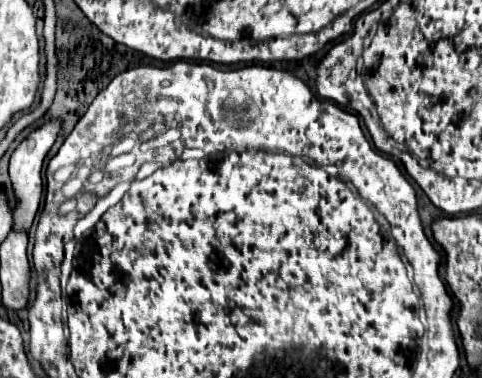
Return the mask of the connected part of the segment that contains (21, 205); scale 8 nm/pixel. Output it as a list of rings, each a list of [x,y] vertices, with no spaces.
[[[57,121],[45,123],[41,129],[33,131],[23,143],[19,143],[19,147],[15,149],[15,153],[13,153],[13,157],[11,157],[9,177],[11,177],[13,193],[15,193],[15,199],[17,199],[17,205],[15,205],[15,209],[13,209],[13,227],[11,227],[11,229],[23,229],[25,233],[31,229],[33,217],[35,217],[37,207],[39,207],[41,191],[43,191],[43,181],[41,181],[43,159],[45,159],[47,151],[51,149],[51,145],[55,143],[57,131],[59,131],[59,123],[57,123]]]

